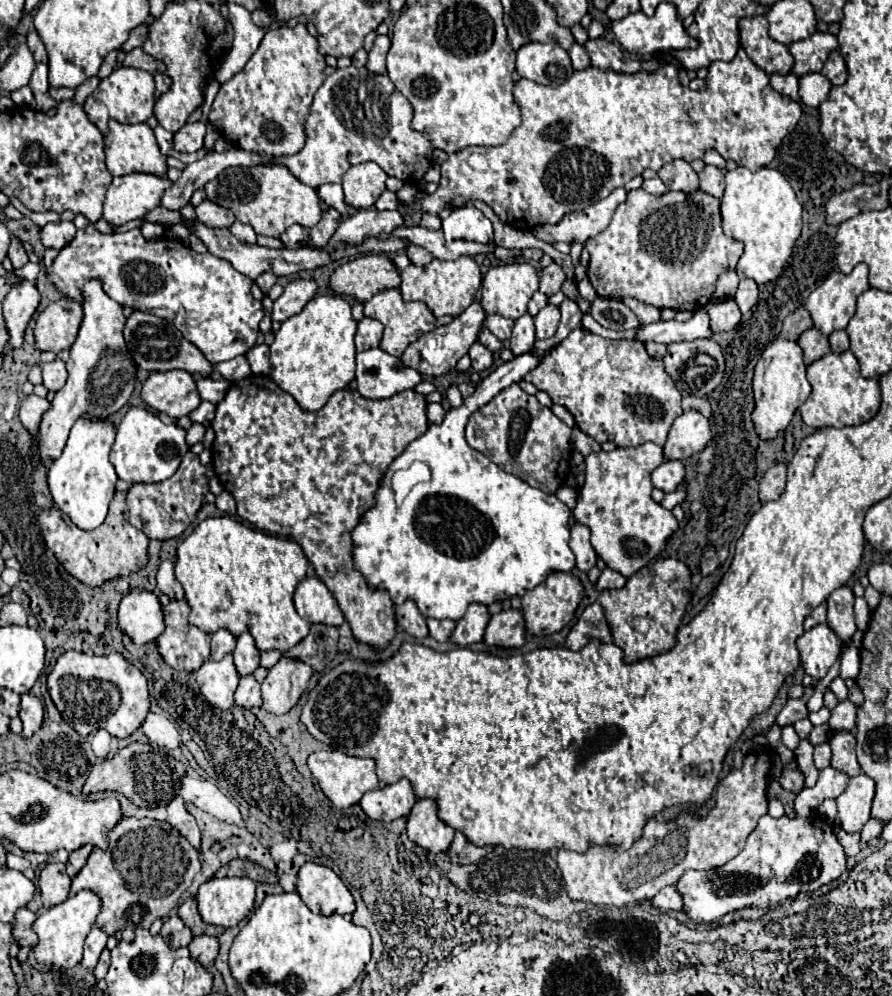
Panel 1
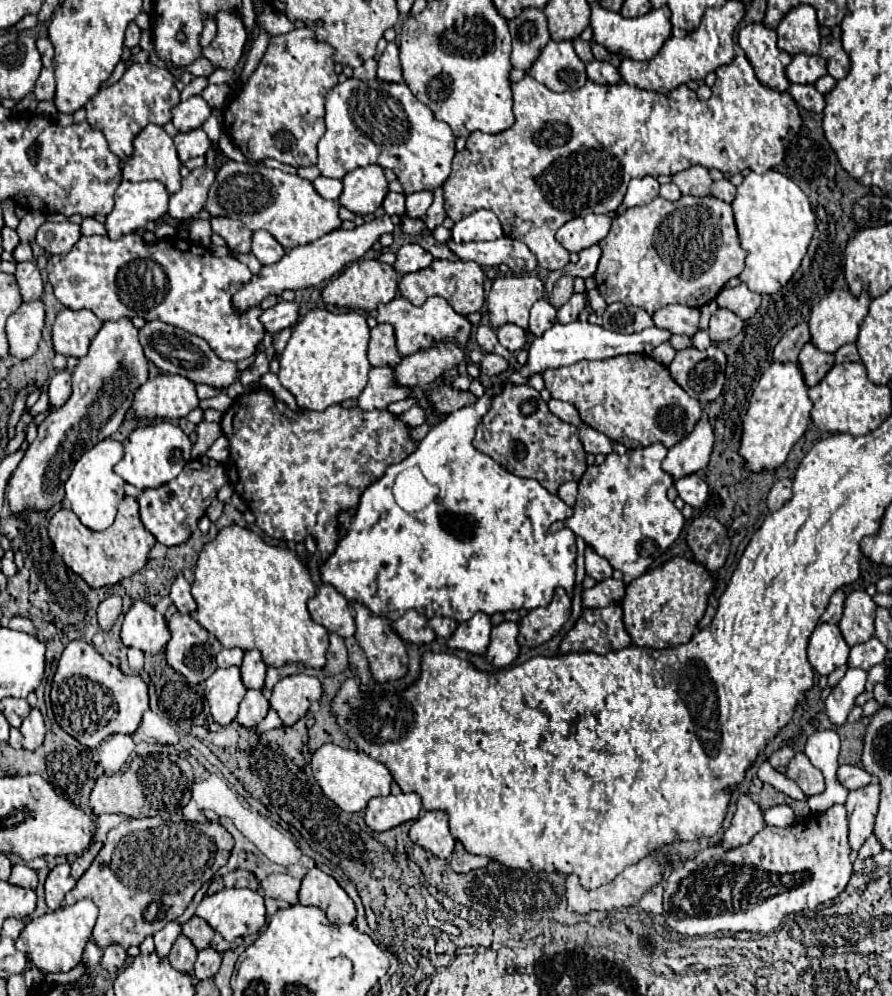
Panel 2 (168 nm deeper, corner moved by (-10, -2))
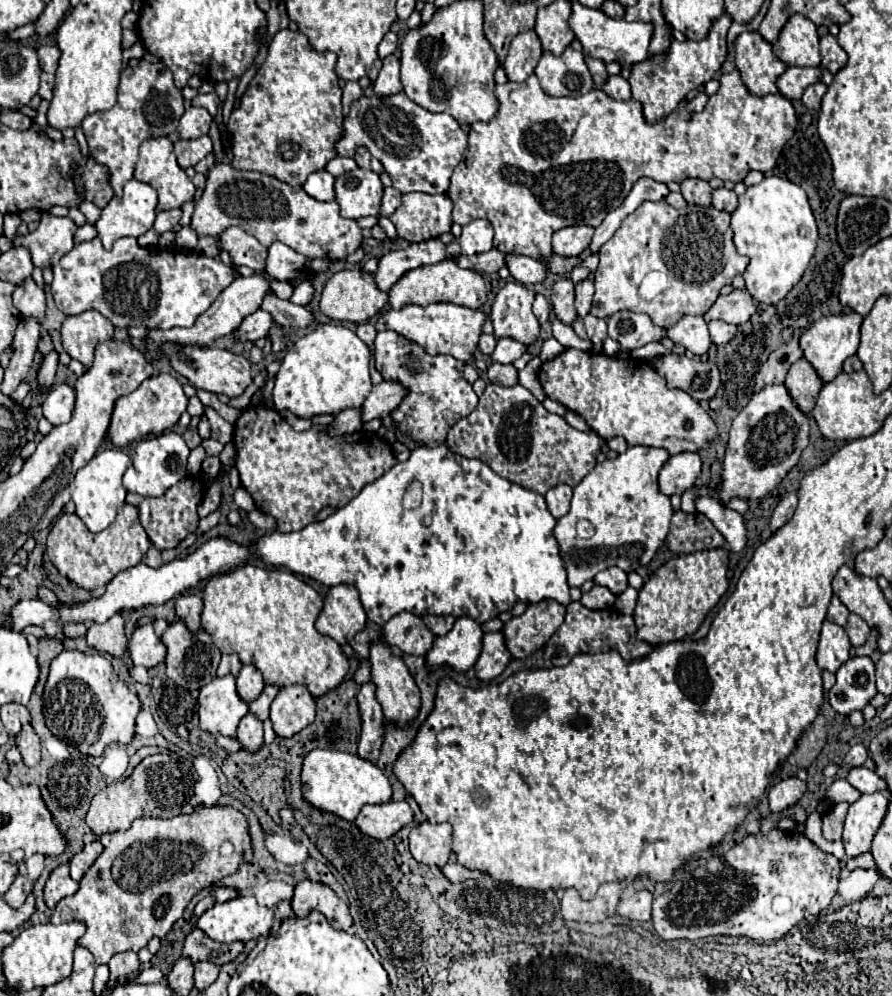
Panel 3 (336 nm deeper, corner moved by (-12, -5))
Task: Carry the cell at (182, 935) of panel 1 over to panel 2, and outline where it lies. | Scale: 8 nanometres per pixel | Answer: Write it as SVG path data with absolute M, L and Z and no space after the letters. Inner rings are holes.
M180 935L168 955L168 961L170 965L180 971L180 973L190 973L194 969L194 963L196 963L196 947L190 943L190 939L186 939L184 935Z

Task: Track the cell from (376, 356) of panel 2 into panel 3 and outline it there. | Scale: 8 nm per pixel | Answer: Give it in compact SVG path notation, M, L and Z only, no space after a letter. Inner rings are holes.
M384 330L376 334L374 340L374 360L376 370L384 380L398 380L408 386L408 396L392 412L392 420L408 432L414 440L426 446L436 446L446 440L448 430L460 420L472 414L478 400L472 386L464 380L464 364L452 356L430 356L422 346L406 340L394 330Z

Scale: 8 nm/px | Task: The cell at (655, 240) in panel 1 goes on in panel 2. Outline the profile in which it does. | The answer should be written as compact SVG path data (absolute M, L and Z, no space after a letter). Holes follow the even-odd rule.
M686 195L674 203L656 197L648 205L632 207L630 211L626 211L626 215L620 215L618 219L612 221L608 235L606 239L600 241L600 245L602 257L594 273L594 281L604 301L608 305L616 301L624 305L634 305L648 311L650 315L672 303L702 307L708 299L714 299L732 277L738 277L742 273L746 259L746 251L738 243L732 207L712 195L706 197Z

